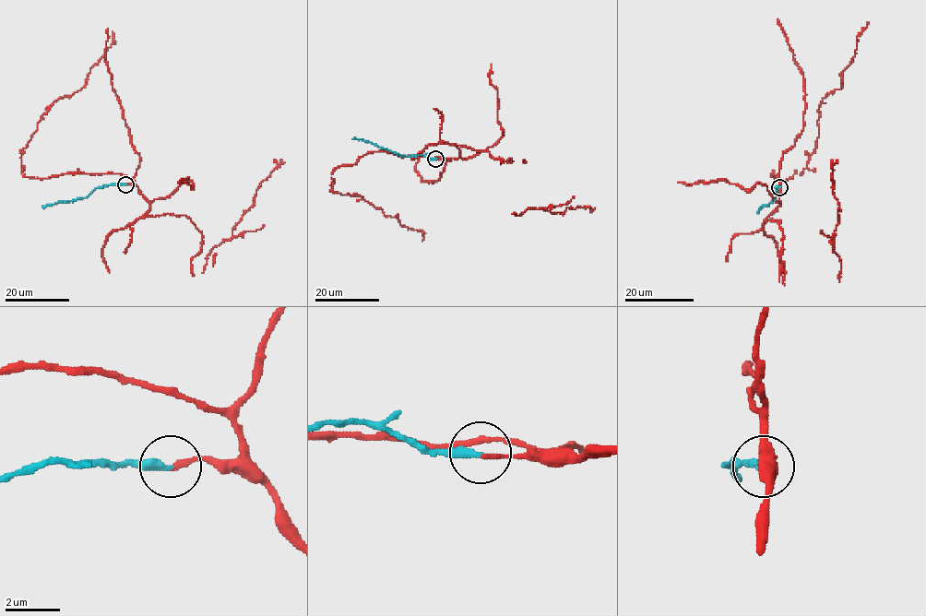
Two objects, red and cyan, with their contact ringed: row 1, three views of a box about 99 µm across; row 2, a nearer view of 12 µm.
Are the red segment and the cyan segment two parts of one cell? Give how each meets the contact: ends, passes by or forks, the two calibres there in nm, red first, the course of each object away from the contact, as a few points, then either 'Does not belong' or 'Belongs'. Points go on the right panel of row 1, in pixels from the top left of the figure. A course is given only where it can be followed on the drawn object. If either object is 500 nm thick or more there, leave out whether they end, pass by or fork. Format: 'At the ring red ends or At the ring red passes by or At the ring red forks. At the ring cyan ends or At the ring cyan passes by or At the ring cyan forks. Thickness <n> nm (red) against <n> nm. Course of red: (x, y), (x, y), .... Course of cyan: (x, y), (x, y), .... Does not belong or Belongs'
At the ring red ends. At the ring cyan ends. Thickness 180 nm (red) against 320 nm. Course of red: (780, 186), (772, 174), (788, 180), (805, 168), (816, 146), (820, 102), (841, 88), (868, 22). Course of cyan: (779, 186), (776, 186), (777, 195), (773, 200), (758, 210). Belongs

